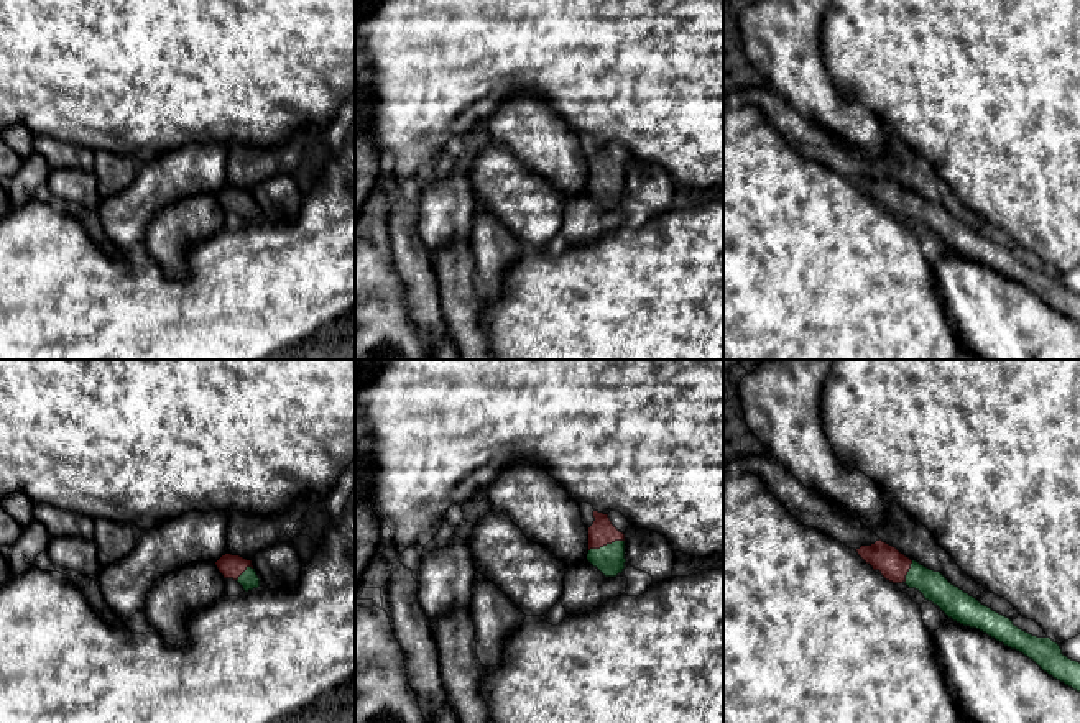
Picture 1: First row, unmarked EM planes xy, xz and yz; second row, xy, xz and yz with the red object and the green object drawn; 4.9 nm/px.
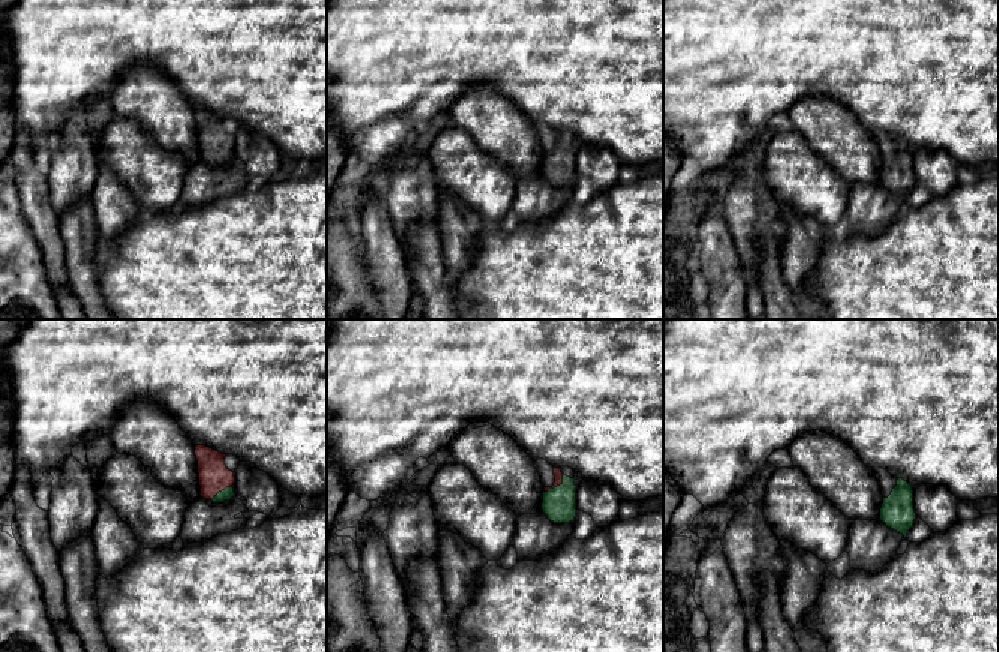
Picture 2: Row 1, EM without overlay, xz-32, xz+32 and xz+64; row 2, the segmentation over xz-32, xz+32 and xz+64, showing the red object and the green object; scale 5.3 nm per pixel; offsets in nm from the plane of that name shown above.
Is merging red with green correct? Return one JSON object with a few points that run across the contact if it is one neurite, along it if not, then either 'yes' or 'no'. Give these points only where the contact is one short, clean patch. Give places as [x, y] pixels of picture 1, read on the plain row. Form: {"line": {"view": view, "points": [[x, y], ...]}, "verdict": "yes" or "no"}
{"line": {"view": "xz", "points": [[602, 163], [605, 176], [610, 191]]}, "verdict": "yes"}

